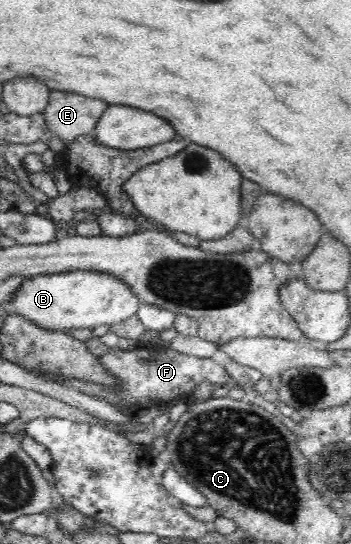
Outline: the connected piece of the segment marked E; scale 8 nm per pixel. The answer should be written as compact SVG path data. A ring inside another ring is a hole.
M51 91L44 110L45 123L63 142L70 143L77 136L92 133L107 102L78 96L72 92Z

